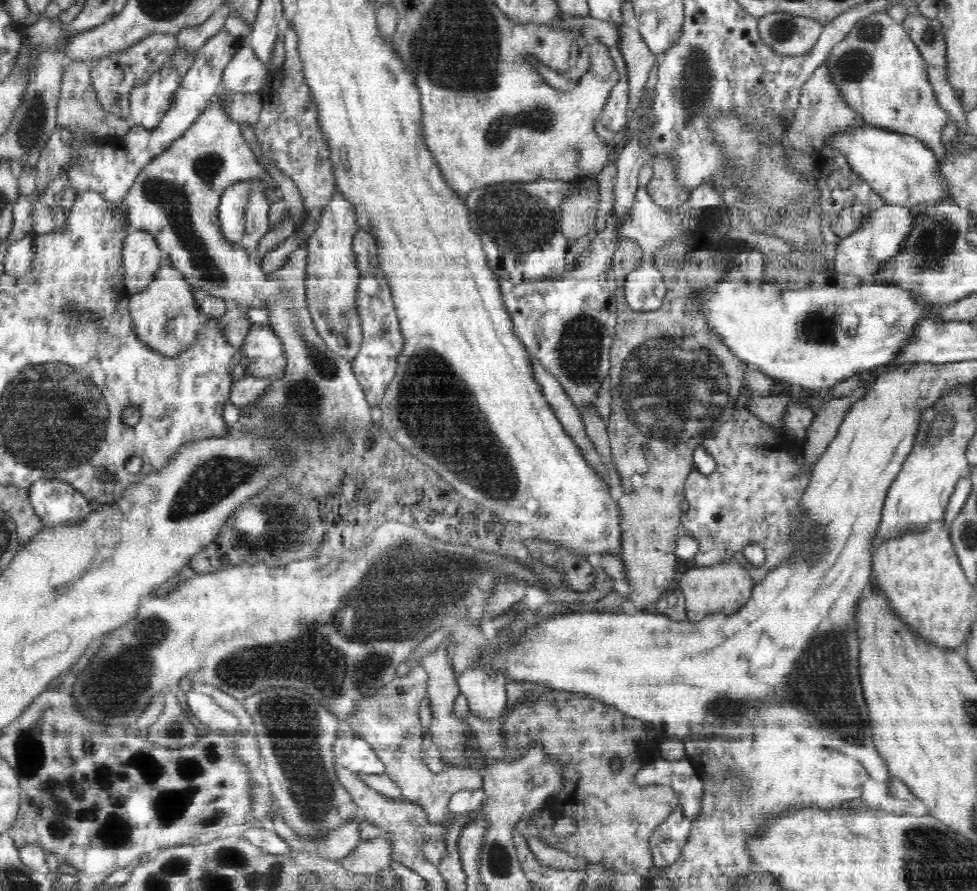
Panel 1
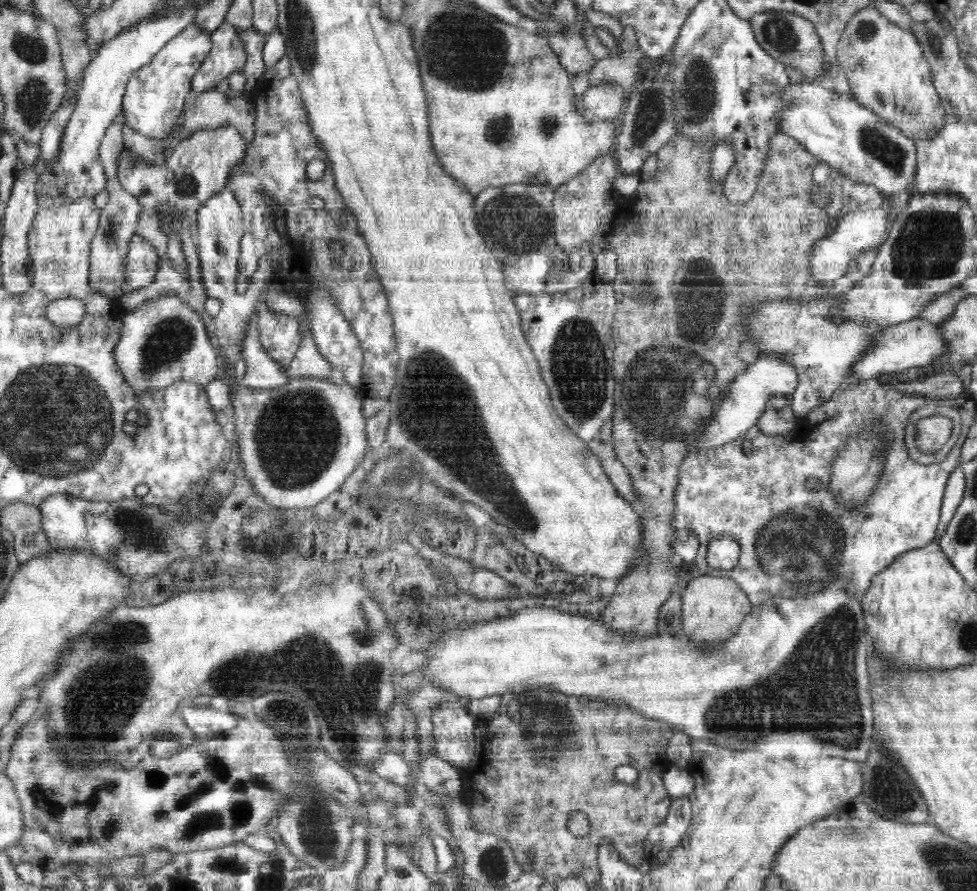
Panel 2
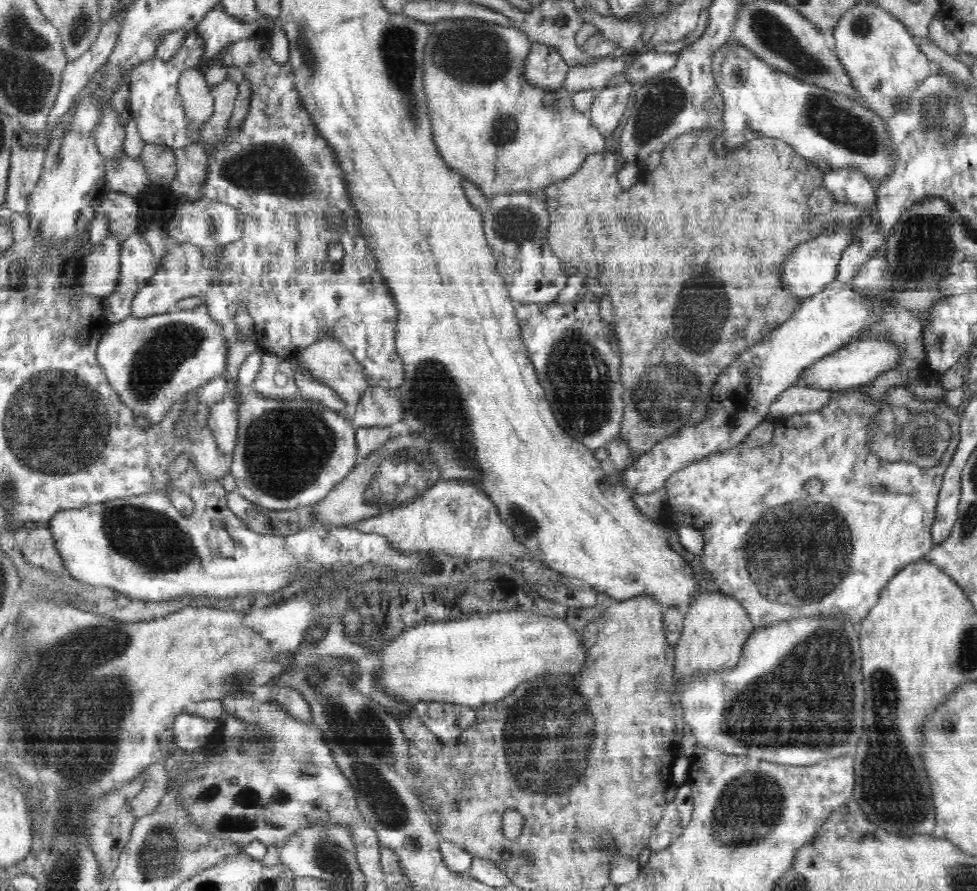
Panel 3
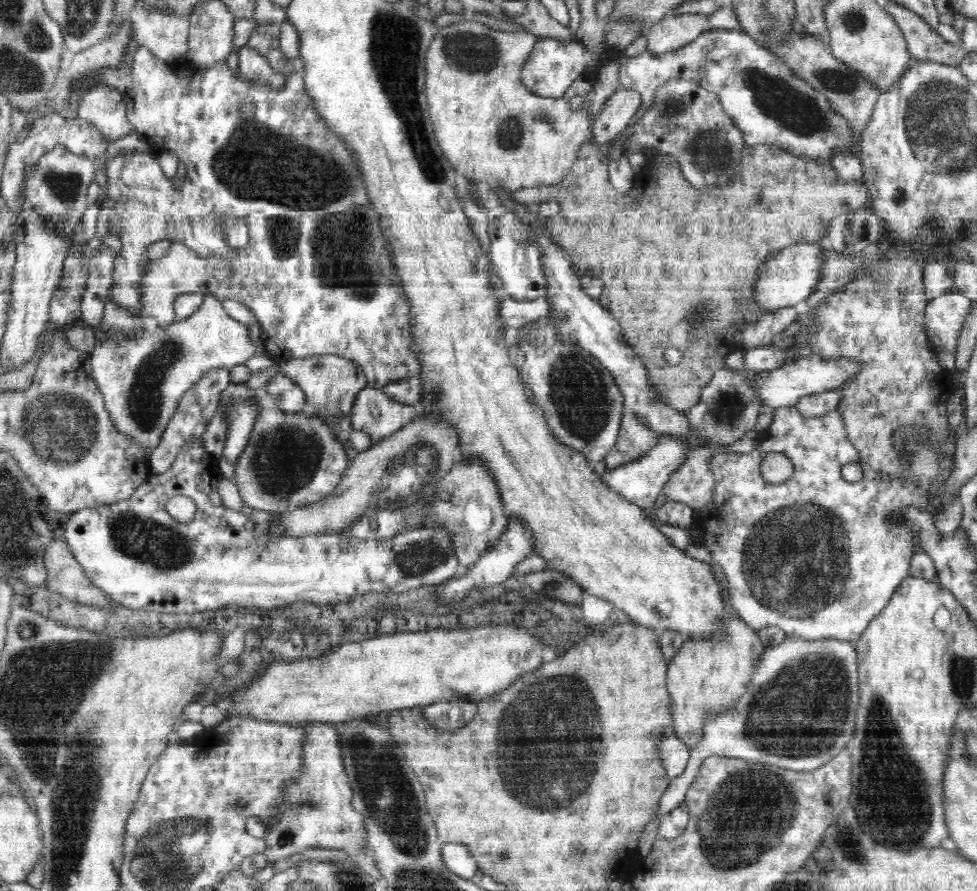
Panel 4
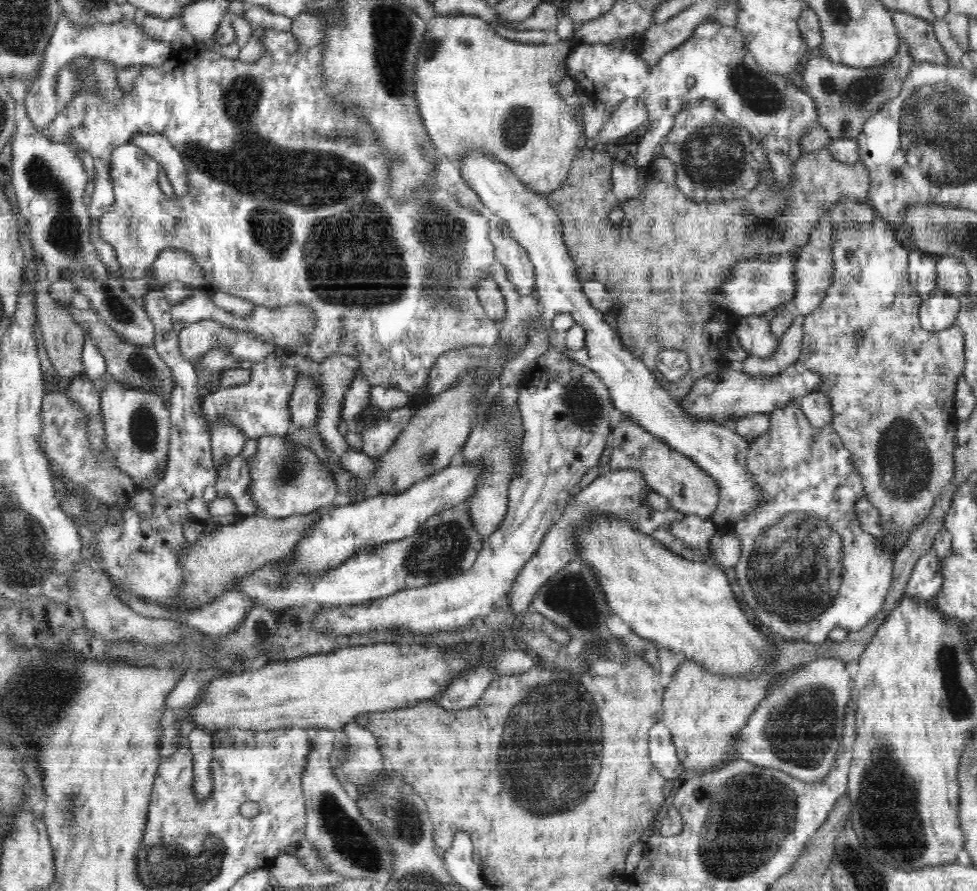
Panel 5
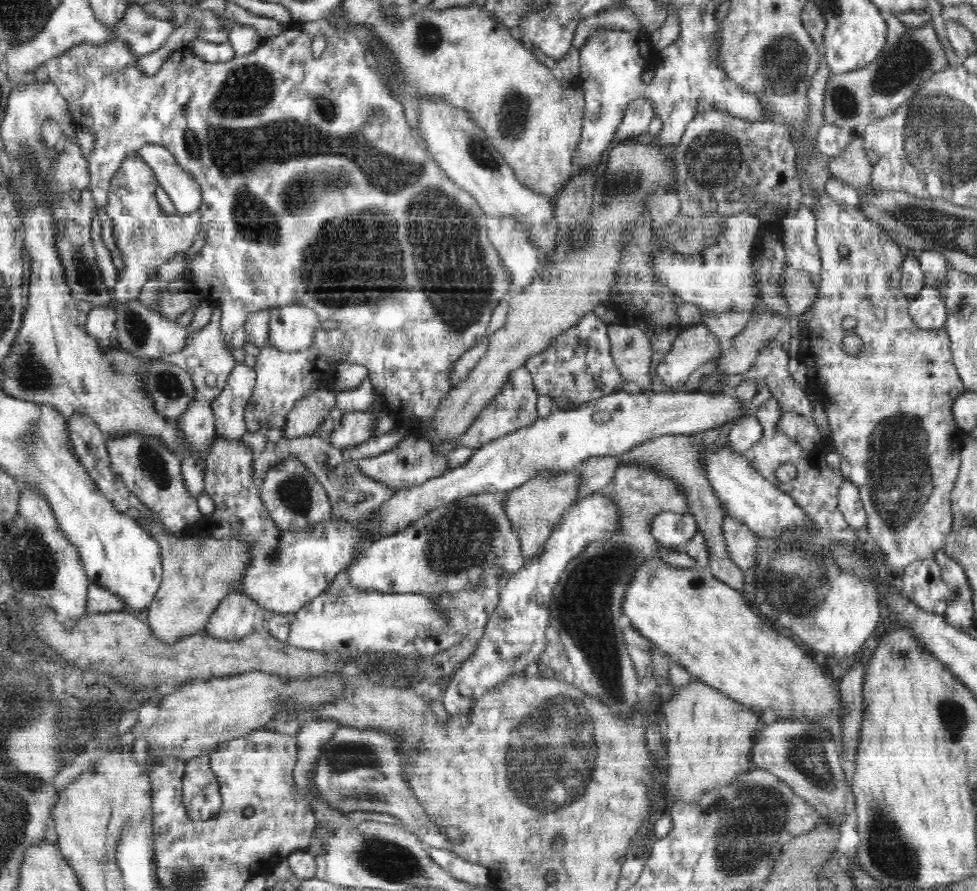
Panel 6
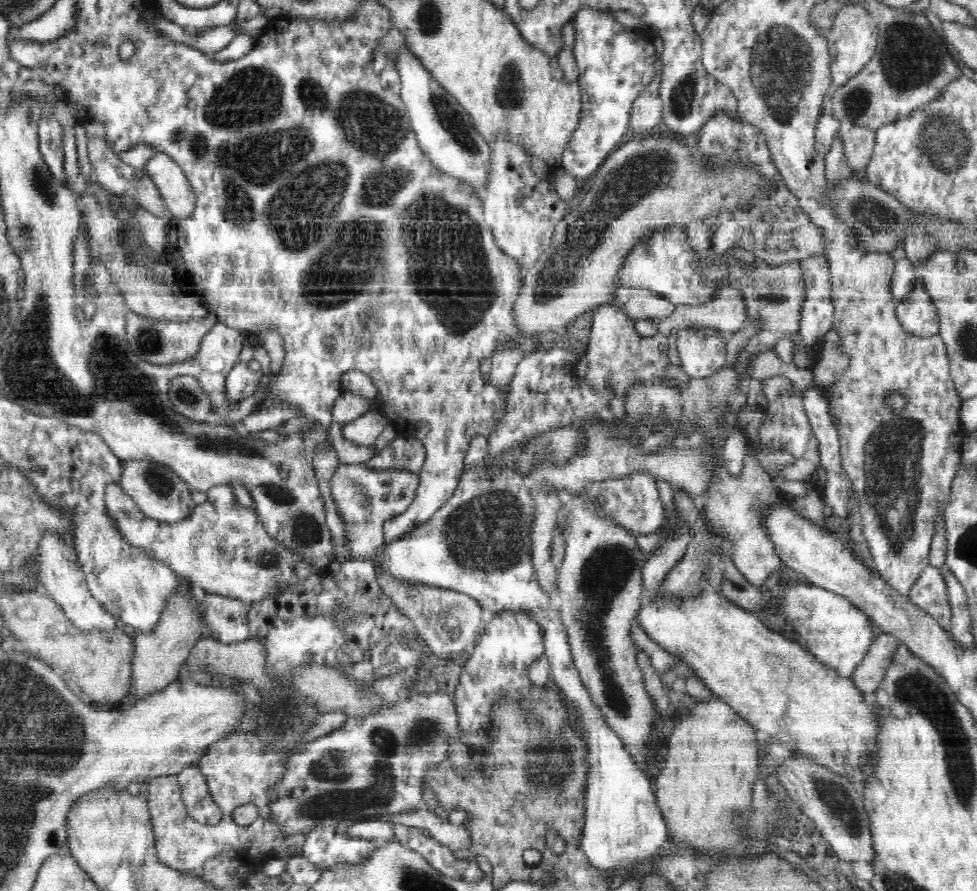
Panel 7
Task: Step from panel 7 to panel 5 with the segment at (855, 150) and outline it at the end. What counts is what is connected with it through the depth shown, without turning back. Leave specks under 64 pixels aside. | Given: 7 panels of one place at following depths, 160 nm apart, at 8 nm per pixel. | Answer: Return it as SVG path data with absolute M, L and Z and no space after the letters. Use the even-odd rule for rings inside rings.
M581 146L564 184L546 194L548 203L561 219L563 239L578 269L578 279L596 279L606 284L612 304L610 315L618 323L622 344L644 361L657 383L678 402L689 394L697 380L714 374L726 363L722 360L718 346L728 338L726 325L736 324L736 320L734 316L729 316L731 312L725 308L720 309L718 288L728 280L734 265L763 255L788 253L793 247L804 246L823 214L832 210L840 199L868 201L871 185L868 169L860 160L853 165L838 162L825 148L802 155L796 161L792 184L786 194L769 188L773 175L771 168L770 162L764 164L758 186L746 198L698 204L686 200L686 196L680 192L676 184L674 163L666 156L655 157L644 171L644 196L619 201L613 193L610 180L606 178L610 174L608 156ZM616 206L620 206L625 214L618 224L614 224L608 217ZM664 349L678 349L688 354L689 368L684 378L670 382L657 371L655 364L659 352Z

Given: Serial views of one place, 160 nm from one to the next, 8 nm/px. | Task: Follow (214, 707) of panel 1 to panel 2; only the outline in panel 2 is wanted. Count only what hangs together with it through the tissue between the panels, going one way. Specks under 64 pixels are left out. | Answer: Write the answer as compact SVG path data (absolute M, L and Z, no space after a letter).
M190 704L182 709L182 716L188 728L194 731L195 741L205 742L205 738L212 735L226 733L237 725L236 714L221 713L211 707L196 707Z

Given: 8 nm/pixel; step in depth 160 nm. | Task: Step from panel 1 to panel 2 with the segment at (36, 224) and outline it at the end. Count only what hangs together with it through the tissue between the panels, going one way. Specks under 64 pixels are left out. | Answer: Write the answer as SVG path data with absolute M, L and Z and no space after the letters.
M202 4L189 9L176 9L150 15L119 32L93 52L93 58L84 72L81 90L77 92L74 112L61 136L57 157L51 163L41 163L35 186L37 205L40 208L66 207L78 198L95 198L104 192L108 178L100 161L100 140L106 128L121 114L123 98L129 76L150 61L177 34L192 26L194 16Z

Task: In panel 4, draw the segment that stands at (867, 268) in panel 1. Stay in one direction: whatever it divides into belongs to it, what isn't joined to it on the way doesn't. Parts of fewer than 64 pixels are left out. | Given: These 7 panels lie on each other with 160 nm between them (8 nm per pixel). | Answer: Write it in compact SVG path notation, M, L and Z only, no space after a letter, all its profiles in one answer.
M819 241L790 245L773 254L758 268L758 280L754 284L754 303L762 311L772 312L782 308L795 307L801 301L806 301L822 278L821 264L823 260L821 256L824 251Z

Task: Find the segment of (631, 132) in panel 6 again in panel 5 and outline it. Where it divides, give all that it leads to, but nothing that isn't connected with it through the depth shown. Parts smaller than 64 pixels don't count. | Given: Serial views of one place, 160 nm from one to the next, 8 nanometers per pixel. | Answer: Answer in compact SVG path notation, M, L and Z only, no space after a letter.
M624 98L608 121L603 124L596 138L602 144L612 143L634 130L645 129L647 123L648 111L644 101L640 98Z

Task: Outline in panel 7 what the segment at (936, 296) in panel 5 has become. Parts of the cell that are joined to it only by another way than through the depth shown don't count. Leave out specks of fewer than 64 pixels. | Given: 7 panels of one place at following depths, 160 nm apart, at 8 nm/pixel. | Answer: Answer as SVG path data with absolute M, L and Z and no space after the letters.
M916 277L910 294L896 306L896 319L904 332L918 337L939 335L939 320L930 294L923 288L922 278Z

